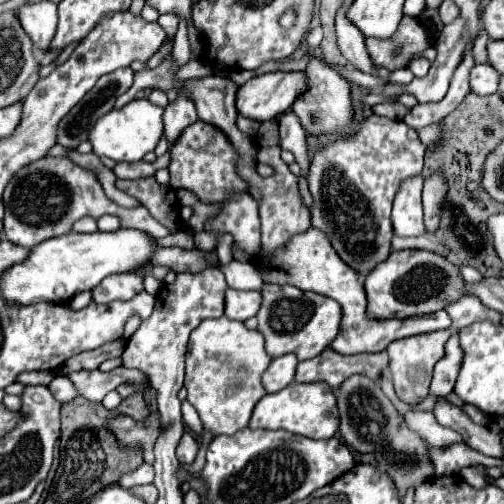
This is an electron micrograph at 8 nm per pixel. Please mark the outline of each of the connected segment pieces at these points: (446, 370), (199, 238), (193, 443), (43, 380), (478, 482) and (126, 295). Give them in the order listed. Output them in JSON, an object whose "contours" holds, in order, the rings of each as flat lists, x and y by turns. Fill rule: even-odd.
{"contours":[[[455,332,445,344,445,356,435,364,433,382,431,382,433,396,447,396,453,390,461,368,461,360,463,360,463,352,459,348,459,338]],[[203,230,203,232,197,232,197,234,193,234,193,240,195,240,195,246,197,246,197,248,211,252,211,250,215,250,217,236,215,236,213,232,207,232,207,230]],[[185,430,177,444,177,460,181,464,193,464,195,456,197,456,197,440,189,430]],[[23,372,17,376,17,382,21,384,43,384,47,386,53,380,53,372]],[[463,468,463,470,461,470,461,476,463,476,465,482,471,484,473,488,485,488,485,484,487,484,485,478,483,478,477,470,473,470,473,468]],[[135,274,107,276,99,286,93,288,93,302,107,304,111,300,131,300,135,294,143,292,143,278]]]}

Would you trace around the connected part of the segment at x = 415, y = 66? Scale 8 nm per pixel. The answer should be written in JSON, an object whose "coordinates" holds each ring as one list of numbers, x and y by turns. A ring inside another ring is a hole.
{"coordinates":[[413,58,409,62,409,70,419,78,423,78,429,72,429,66,431,66,431,62,427,58]]}

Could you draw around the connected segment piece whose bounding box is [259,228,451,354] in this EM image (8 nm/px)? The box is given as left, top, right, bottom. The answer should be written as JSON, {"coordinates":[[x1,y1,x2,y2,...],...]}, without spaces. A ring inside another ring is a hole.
{"coordinates":[[309,228,307,232,291,238,291,242,285,248,277,250,271,258,261,258,259,268,263,270,267,282,291,284,301,290,311,290,311,292,329,296,341,304,343,320,341,320,339,336,331,342,331,348,339,354,381,352,395,340,433,332,433,330,443,330,443,328,451,326,451,318,445,310,434,314,425,314,425,316,411,316,411,318,403,318,403,320,399,320,399,318,385,318,385,320,369,318,363,276,357,270,353,270,349,264,339,260,327,234,317,228]]}

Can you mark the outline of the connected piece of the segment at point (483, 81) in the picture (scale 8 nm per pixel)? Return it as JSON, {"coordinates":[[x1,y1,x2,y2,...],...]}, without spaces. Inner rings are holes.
{"coordinates":[[491,64,473,66,469,74,469,86,471,86,471,92,479,96,493,94,497,92,497,86,499,86,499,72]]}

